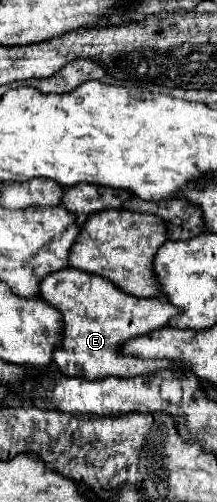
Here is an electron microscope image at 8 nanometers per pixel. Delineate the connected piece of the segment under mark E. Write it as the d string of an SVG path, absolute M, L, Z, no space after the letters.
M74 267L50 273L42 281L40 291L42 297L64 317L64 339L62 347L54 351L54 361L66 377L86 377L88 381L94 381L110 375L138 377L170 367L182 367L180 363L166 359L142 359L122 353L122 345L126 341L170 327L170 321L180 315L180 309L176 309L166 297L140 299L122 293L122 289L118 289L112 281L106 281L106 277L90 275Z

